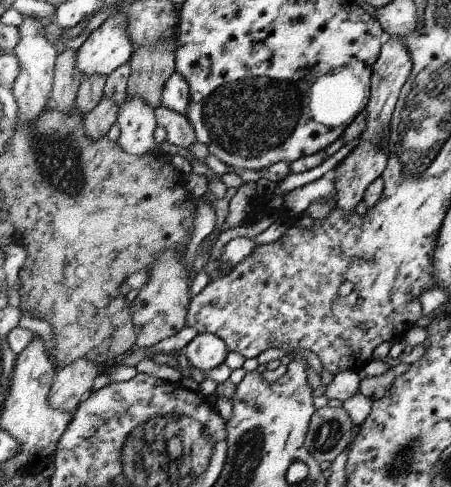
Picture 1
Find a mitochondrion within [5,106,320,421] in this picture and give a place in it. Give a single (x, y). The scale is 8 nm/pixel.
(56, 158)

